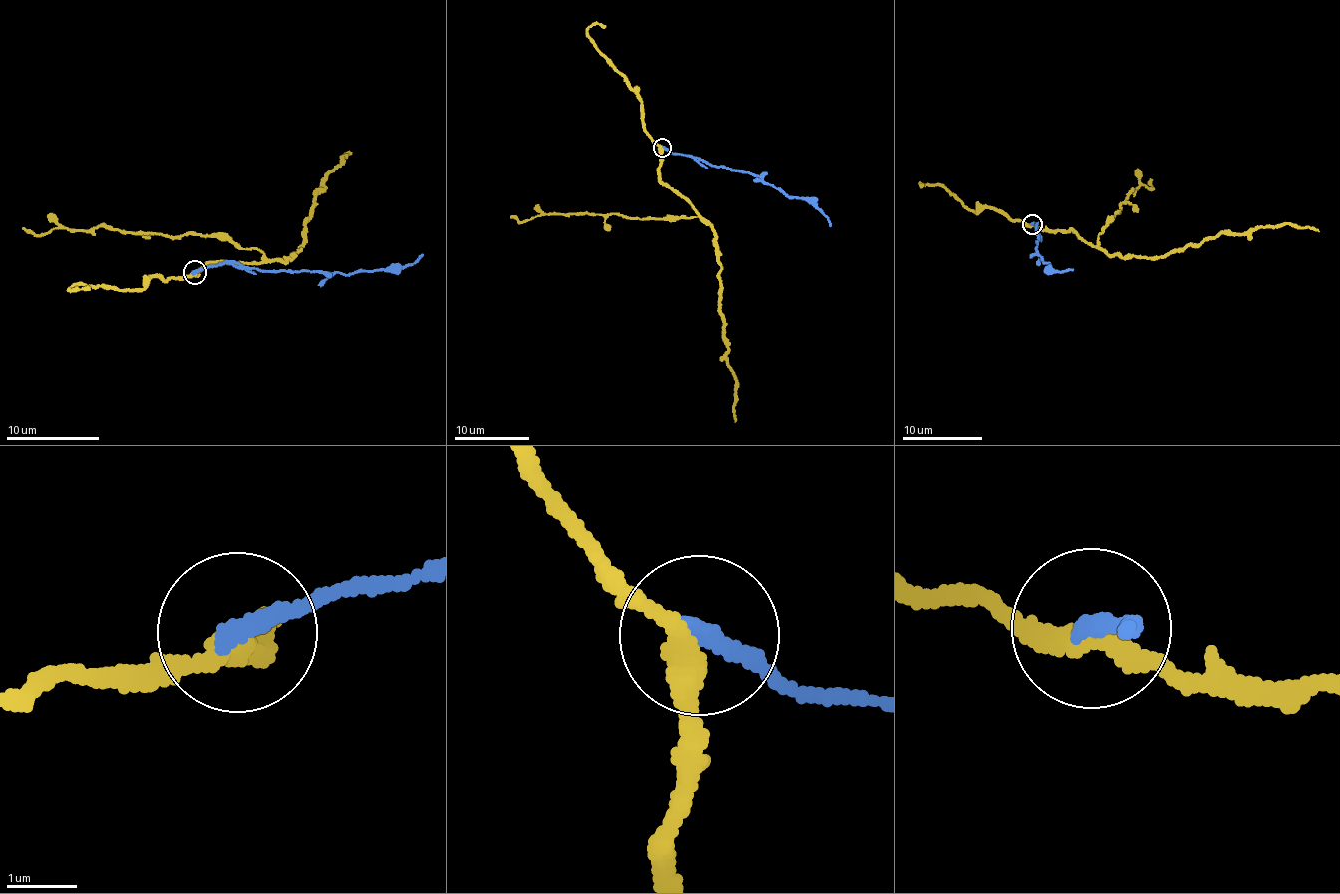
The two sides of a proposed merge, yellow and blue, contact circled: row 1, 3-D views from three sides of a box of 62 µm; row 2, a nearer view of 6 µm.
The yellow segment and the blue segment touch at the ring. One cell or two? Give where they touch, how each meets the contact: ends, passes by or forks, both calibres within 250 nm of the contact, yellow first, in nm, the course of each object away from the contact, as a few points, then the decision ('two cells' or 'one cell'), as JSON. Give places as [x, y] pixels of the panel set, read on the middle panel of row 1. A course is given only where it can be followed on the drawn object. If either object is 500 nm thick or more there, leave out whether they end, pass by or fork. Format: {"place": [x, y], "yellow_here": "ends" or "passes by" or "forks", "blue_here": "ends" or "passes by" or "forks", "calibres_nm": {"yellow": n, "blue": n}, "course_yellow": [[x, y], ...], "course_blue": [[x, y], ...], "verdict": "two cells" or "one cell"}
{"place": [662, 147], "yellow_here": "passes by", "blue_here": "ends", "calibres_nm": {"yellow": 280, "blue": 280}, "course_yellow": [[662, 148], [660, 179], [689, 202], [715, 236], [721, 267], [719, 313], [726, 358], [736, 381], [735, 421]], "course_blue": [[663, 148], [700, 158], [715, 167], [752, 172], [789, 196], [808, 199], [831, 225]], "verdict": "two cells"}

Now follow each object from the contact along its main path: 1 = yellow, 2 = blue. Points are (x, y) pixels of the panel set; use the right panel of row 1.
1: (1032, 225), (1066, 230), (1110, 255), (1158, 258), (1222, 233), (1296, 224), (1318, 231)
2: (1032, 223), (1036, 223), (1039, 239), (1035, 249), (1042, 263), (1050, 265), (1048, 270), (1072, 270)

